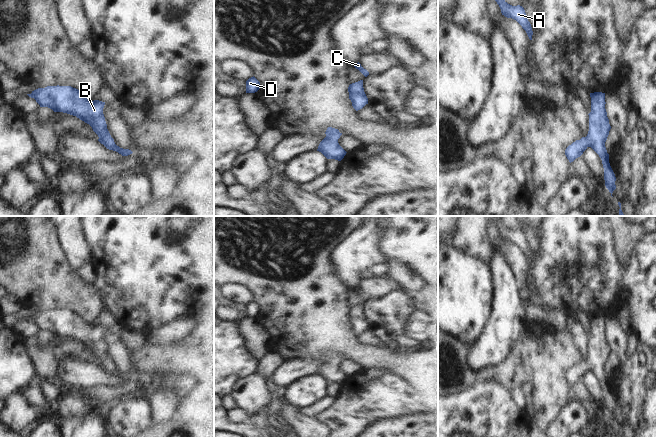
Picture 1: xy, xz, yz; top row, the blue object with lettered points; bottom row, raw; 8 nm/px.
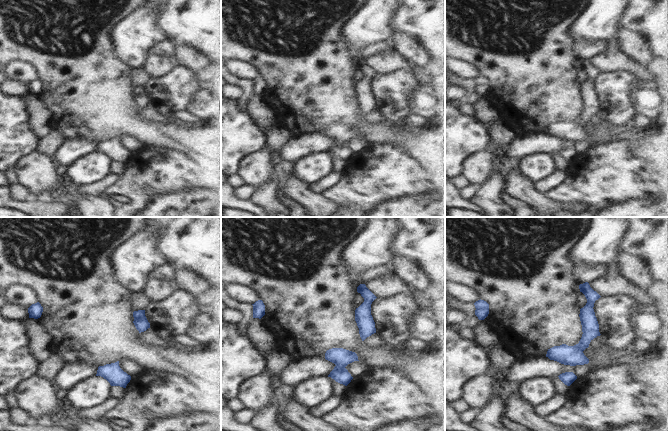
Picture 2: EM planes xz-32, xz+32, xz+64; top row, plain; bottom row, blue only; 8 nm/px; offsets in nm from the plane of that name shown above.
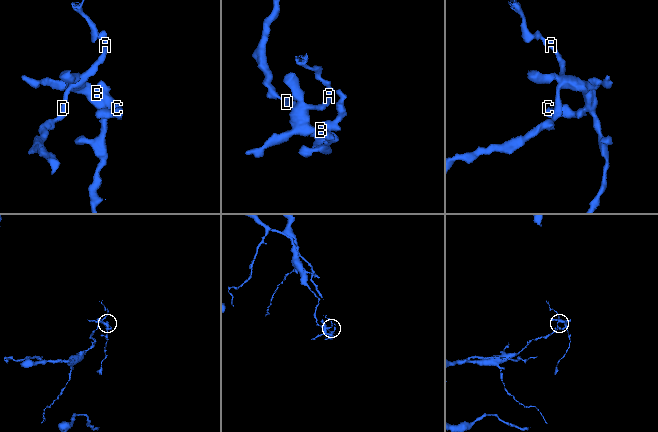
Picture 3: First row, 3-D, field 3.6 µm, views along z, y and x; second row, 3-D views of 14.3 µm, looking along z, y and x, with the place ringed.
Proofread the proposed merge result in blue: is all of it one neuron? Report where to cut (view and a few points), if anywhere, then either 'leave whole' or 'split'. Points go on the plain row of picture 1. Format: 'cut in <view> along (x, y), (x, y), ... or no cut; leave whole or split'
no cut; leave whole

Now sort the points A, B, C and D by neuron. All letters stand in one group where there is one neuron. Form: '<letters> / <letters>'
A B C D

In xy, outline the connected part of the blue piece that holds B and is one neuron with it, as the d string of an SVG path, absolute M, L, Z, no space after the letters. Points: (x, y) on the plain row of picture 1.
M47 310L38 312L27 319L34 322L40 331L48 331L54 336L63 336L76 340L89 348L98 359L98 365L107 373L116 375L122 380L133 377L129 373L117 370L111 361L103 338L105 326L99 324L90 325L83 319L81 314L71 310Z

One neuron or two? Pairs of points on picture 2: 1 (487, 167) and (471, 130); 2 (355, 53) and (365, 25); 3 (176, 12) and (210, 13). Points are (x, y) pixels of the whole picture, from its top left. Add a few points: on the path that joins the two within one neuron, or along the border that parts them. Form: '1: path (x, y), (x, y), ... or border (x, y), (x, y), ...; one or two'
1: border (490, 147), (472, 152), (463, 161), (462, 166); two
2: path (355, 46), (359, 32); one
3: path (184, 13), (202, 13); one

